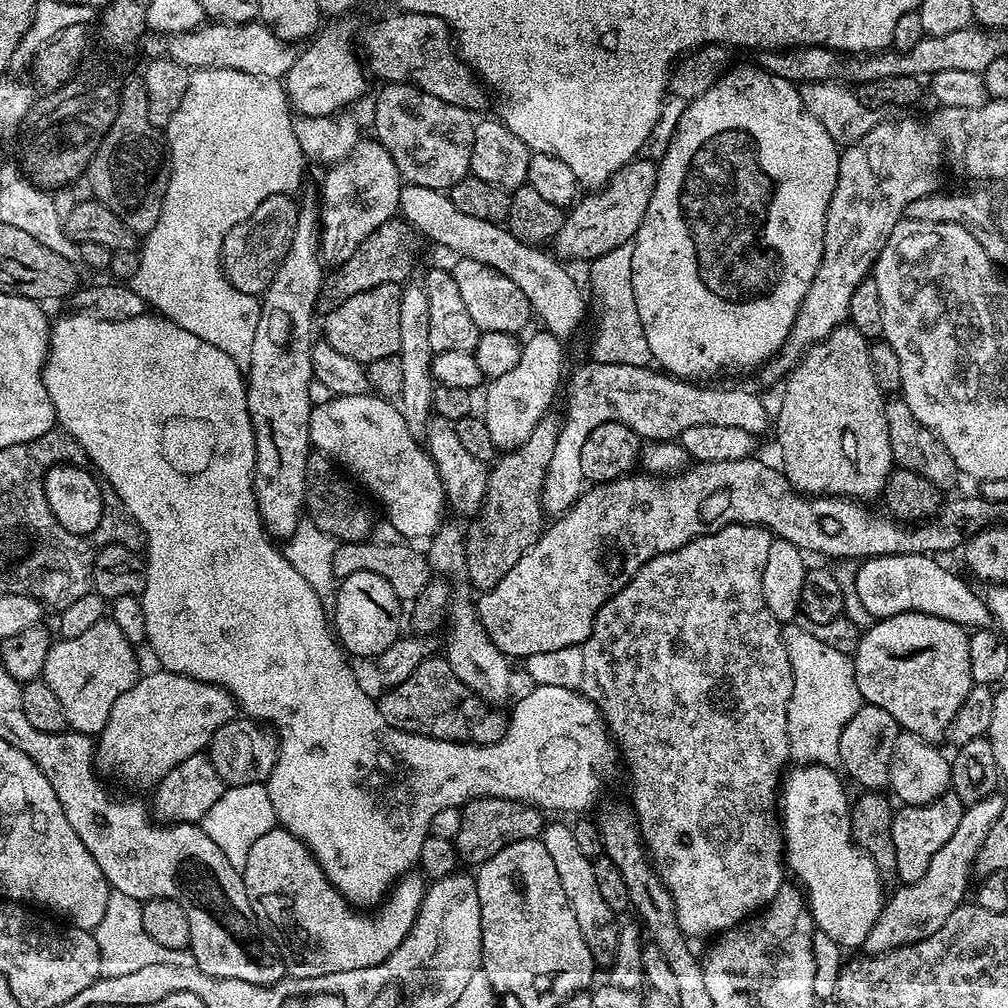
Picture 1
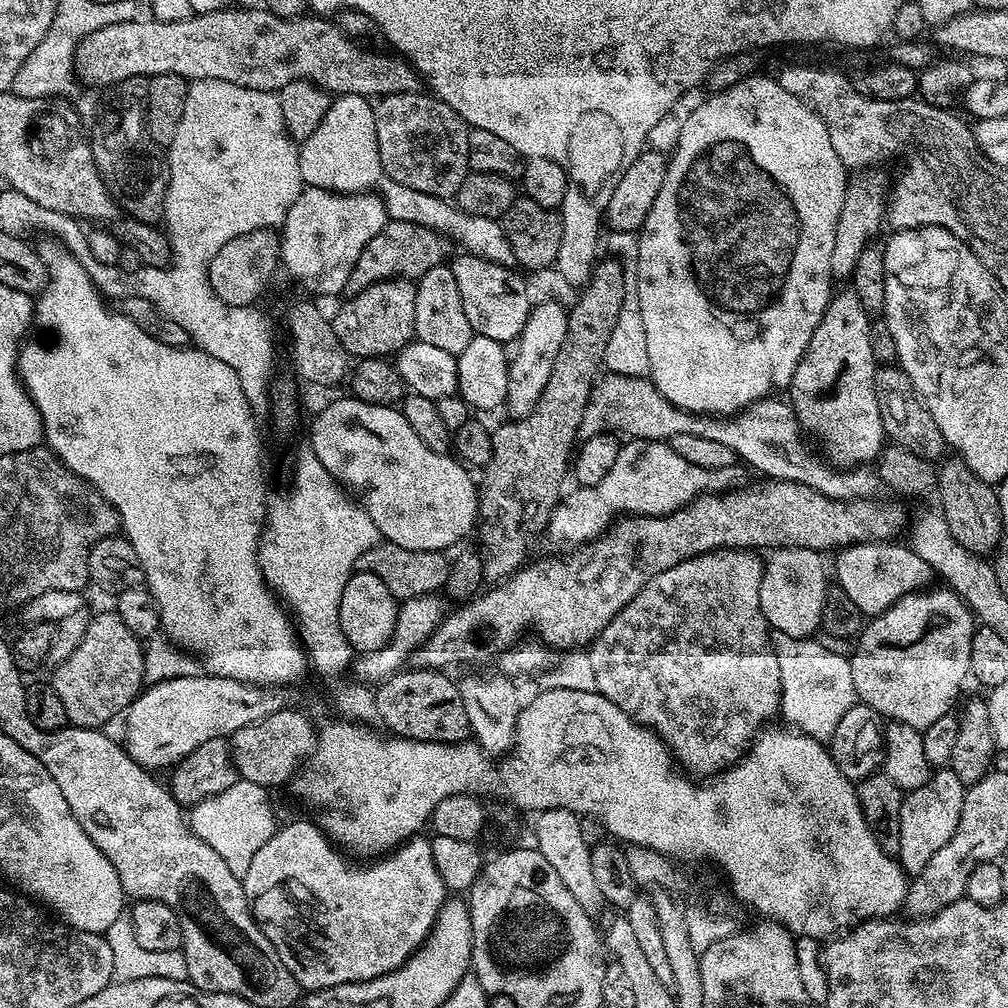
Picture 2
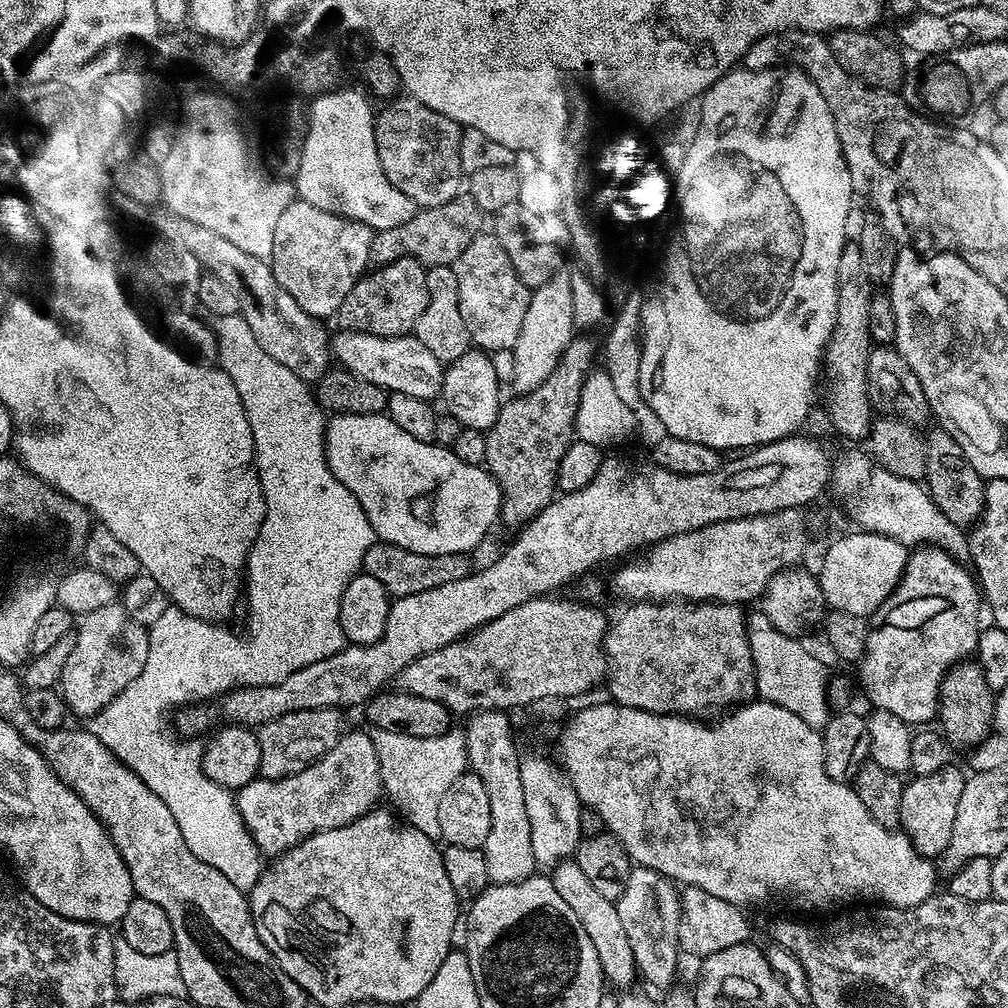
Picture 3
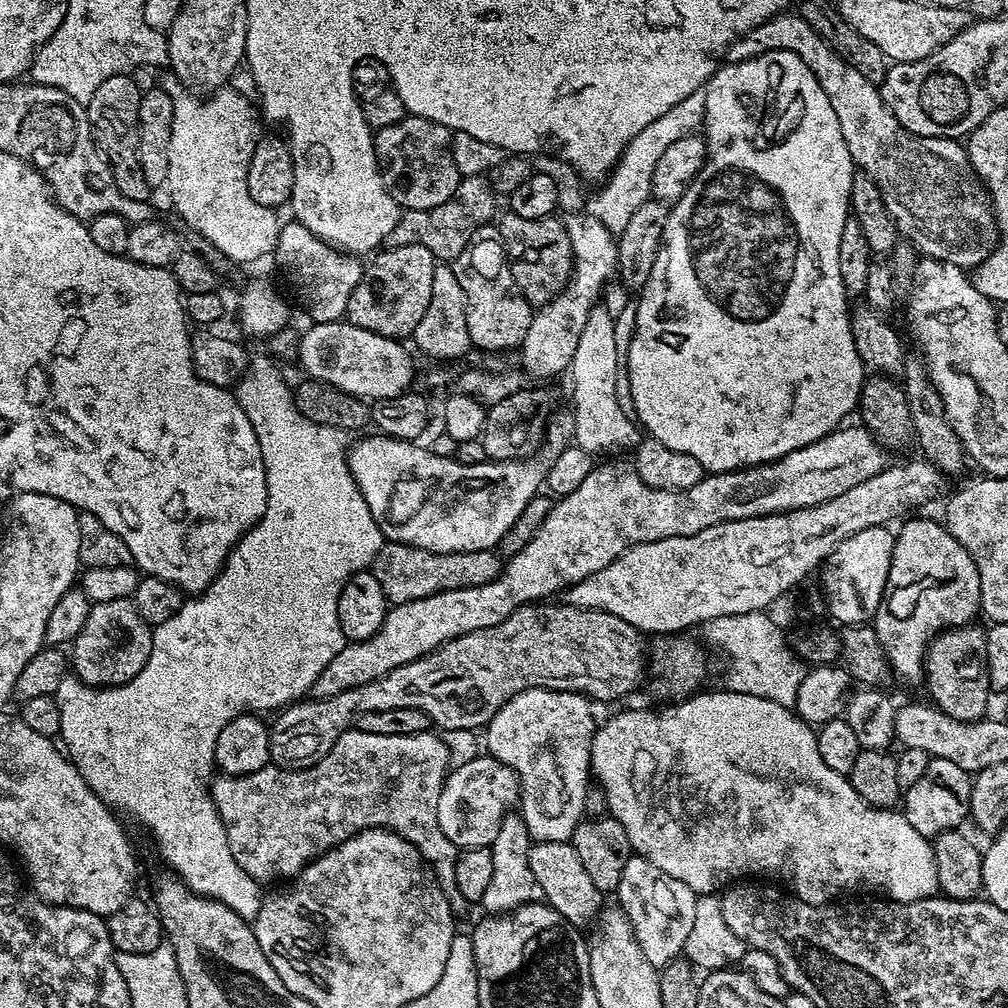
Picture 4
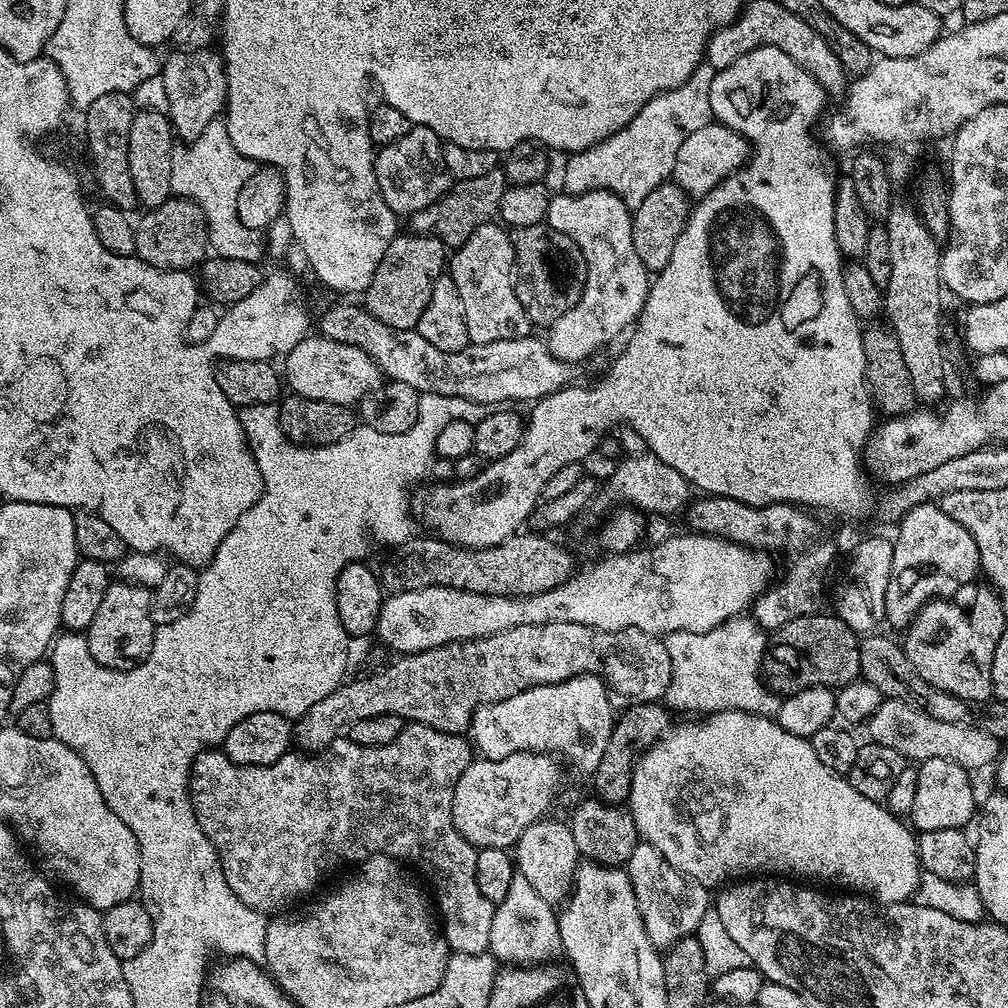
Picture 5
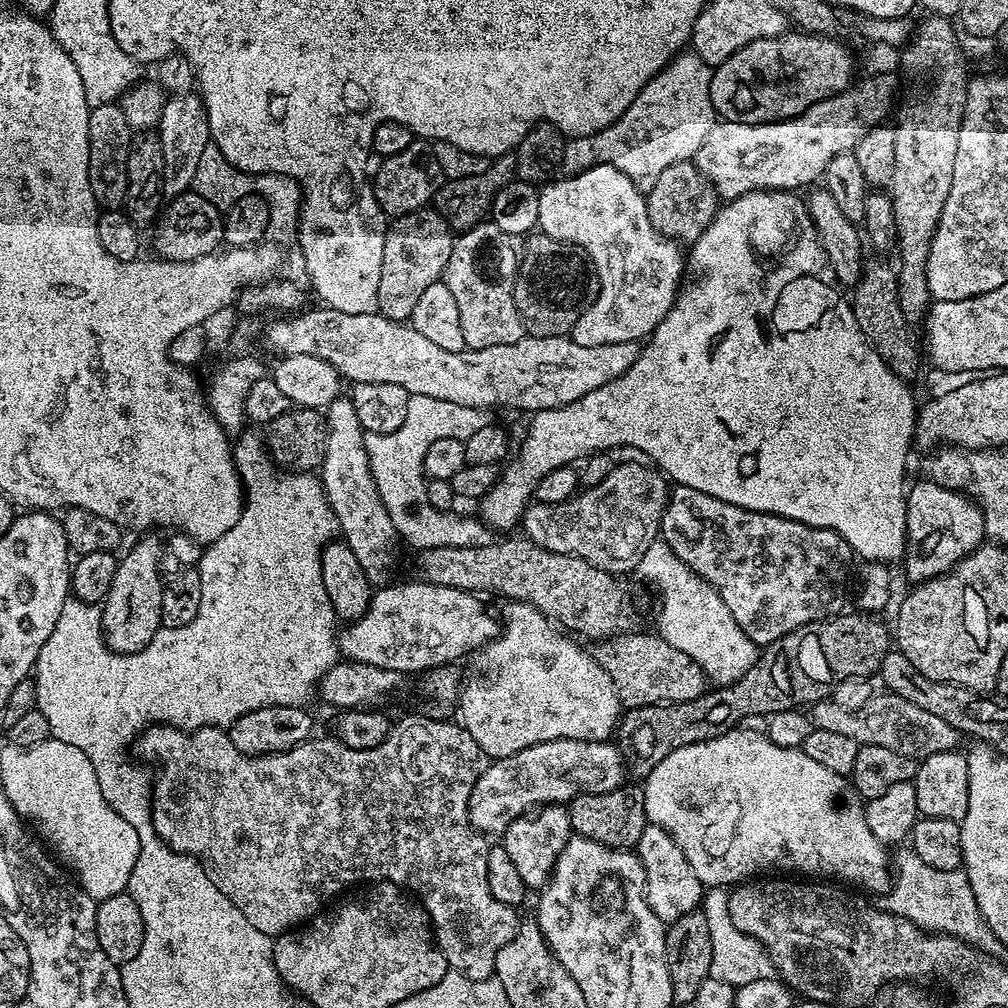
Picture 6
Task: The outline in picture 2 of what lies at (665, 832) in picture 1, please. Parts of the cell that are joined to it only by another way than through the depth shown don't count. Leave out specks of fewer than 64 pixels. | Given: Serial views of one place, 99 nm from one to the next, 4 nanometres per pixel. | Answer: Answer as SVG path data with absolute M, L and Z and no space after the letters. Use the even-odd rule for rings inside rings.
M717 548L703 552L701 556L692 556L689 560L678 562L678 566L670 566L670 570L662 570L662 574L650 578L650 582L646 582L646 586L642 586L642 590L634 594L631 602L596 635L587 649L588 671L595 691L610 698L610 702L614 702L614 706L622 709L627 716L631 716L645 728L652 729L671 750L679 767L696 778L712 778L724 769L732 767L747 753L752 741L756 739L756 733L780 710L778 660L776 652L772 649L770 627L759 605L759 583L762 582L765 561L756 556L759 555L755 551L743 548Z

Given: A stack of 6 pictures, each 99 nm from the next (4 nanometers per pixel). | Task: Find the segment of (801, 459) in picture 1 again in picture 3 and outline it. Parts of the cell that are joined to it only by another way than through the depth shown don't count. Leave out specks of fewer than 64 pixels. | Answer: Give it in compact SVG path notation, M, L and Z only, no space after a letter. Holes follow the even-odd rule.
M848 242L845 243L842 250L842 258L838 258L838 310L836 311L836 325L832 331L832 337L828 340L828 347L824 350L823 367L826 369L826 380L828 376L828 416L832 419L832 424L844 436L849 436L852 440L860 440L869 435L872 431L872 422L874 419L874 409L872 404L868 401L868 383L866 382L866 366L868 365L868 356L872 353L874 347L872 339L870 338L870 302L874 295L874 285L870 274L866 274L866 265L862 258L862 250L859 243Z

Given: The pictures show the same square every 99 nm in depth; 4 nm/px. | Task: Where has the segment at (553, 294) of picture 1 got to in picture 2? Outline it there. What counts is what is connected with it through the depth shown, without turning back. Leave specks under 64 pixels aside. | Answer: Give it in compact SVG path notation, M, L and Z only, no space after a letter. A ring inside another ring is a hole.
M392 190L396 192L383 193L384 209L388 212L389 220L414 222L418 226L432 228L436 232L449 237L453 245L461 244L465 253L486 258L490 262L498 262L507 268L516 264L514 250L504 233L504 226L500 220L478 218L474 214L465 214L452 202L429 202L424 198L414 198L413 193L407 190Z

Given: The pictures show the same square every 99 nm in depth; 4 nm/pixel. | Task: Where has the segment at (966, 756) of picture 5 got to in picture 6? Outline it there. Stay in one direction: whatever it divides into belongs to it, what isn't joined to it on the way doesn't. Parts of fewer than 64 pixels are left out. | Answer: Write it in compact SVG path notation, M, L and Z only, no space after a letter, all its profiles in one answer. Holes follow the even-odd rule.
M873 695L872 700L858 710L842 710L831 699L820 700L811 705L812 723L822 730L835 730L845 738L854 738L860 745L886 746L886 750L894 750L894 754L909 756L917 762L930 754L953 751L959 745L956 743L962 740L961 733L956 732L950 722L942 722L942 718L922 710L922 706L914 706L914 702L906 702L906 698L883 695Z

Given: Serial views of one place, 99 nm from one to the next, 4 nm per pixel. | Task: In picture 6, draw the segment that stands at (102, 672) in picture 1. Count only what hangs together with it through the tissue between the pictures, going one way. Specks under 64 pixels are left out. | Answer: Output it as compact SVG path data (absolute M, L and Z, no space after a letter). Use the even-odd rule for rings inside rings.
M144 534L128 553L119 557L114 574L114 582L110 582L110 594L105 598L100 613L100 627L104 636L104 642L112 652L122 654L134 654L140 652L154 638L154 634L160 631L160 619L162 618L162 594L165 581L160 571L160 553L162 540L159 535Z

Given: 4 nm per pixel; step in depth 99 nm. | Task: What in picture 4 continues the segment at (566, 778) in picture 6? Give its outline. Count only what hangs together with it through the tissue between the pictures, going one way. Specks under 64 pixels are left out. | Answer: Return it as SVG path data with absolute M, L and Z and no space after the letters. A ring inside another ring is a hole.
M481 754L449 771L438 798L438 826L458 850L491 848L504 817L513 811L519 798L520 777L516 772L494 757Z

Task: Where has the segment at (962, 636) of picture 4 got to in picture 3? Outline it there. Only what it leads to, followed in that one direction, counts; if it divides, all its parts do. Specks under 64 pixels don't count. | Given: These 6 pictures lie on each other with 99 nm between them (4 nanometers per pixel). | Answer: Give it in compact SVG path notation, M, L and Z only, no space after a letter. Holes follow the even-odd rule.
M961 662L954 665L945 674L940 687L938 728L944 739L956 750L977 748L987 736L992 735L995 719L996 696L986 682L986 674L982 674L979 663Z

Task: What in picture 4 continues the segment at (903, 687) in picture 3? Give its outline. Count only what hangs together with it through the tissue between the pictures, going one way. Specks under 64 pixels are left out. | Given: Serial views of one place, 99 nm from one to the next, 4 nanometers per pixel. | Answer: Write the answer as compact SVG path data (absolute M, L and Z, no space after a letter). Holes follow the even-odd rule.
M916 518L905 519L899 525L900 532L898 528L895 533L890 574L874 617L878 642L897 681L919 681L924 675L924 658L932 639L949 628L971 625L980 612L978 566L974 566L974 558L970 558L966 546L939 519L912 519Z

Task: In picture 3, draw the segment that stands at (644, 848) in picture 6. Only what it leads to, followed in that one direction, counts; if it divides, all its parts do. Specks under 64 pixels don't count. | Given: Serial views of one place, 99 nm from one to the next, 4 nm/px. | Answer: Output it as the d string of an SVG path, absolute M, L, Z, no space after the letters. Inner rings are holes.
M633 867L630 878L626 878L626 890L614 902L618 918L630 938L630 948L634 950L634 960L639 977L652 988L667 990L673 987L676 967L680 964L682 953L678 926L680 925L681 889L667 876L649 868Z

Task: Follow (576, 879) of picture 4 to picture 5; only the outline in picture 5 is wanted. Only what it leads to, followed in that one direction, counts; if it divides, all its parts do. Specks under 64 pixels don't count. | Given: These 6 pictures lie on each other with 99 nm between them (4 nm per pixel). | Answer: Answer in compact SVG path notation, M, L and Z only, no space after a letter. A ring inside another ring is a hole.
M545 818L526 826L514 845L514 868L531 888L539 894L542 902L553 906L563 905L572 890L576 870L582 863L578 846L574 846L574 834L567 823Z

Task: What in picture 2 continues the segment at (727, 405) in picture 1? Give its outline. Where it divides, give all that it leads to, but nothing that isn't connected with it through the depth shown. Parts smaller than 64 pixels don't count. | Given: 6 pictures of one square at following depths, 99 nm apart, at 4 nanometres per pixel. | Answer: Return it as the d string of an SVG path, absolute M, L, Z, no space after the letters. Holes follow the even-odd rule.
M604 374L592 385L578 432L581 437L587 438L597 436L599 432L615 430L617 433L629 432L629 437L649 442L668 442L674 434L698 434L702 438L714 438L714 442L722 442L722 446L730 446L733 457L740 459L741 456L749 469L757 468L764 472L760 474L773 480L789 480L810 486L810 490L818 490L818 494L826 494L826 498L831 500L863 500L876 496L876 487L879 489L882 481L873 469L871 472L871 467L852 466L844 470L848 472L828 468L826 461L819 460L804 445L805 437L791 403L784 398L776 399L755 400L735 414L693 414L671 404L652 385L651 379Z

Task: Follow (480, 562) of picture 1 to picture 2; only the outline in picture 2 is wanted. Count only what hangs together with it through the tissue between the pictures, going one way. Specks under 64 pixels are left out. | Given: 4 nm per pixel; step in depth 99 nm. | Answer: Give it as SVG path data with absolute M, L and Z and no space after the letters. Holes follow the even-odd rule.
M601 259L592 270L592 279L583 287L580 297L573 308L567 309L568 333L556 355L554 366L550 370L550 378L530 414L519 418L509 419L500 429L492 432L492 457L478 480L478 510L476 511L475 535L480 535L478 551L485 581L503 582L525 563L524 554L528 550L528 539L536 531L543 529L552 511L562 499L560 483L566 480L566 471L570 466L570 455L574 448L572 439L577 439L584 408L588 404L588 395L592 392L592 385L598 379L606 354L606 342L610 342L610 330L614 330L614 322L618 322L618 310L622 310L624 293L625 265L619 259Z

